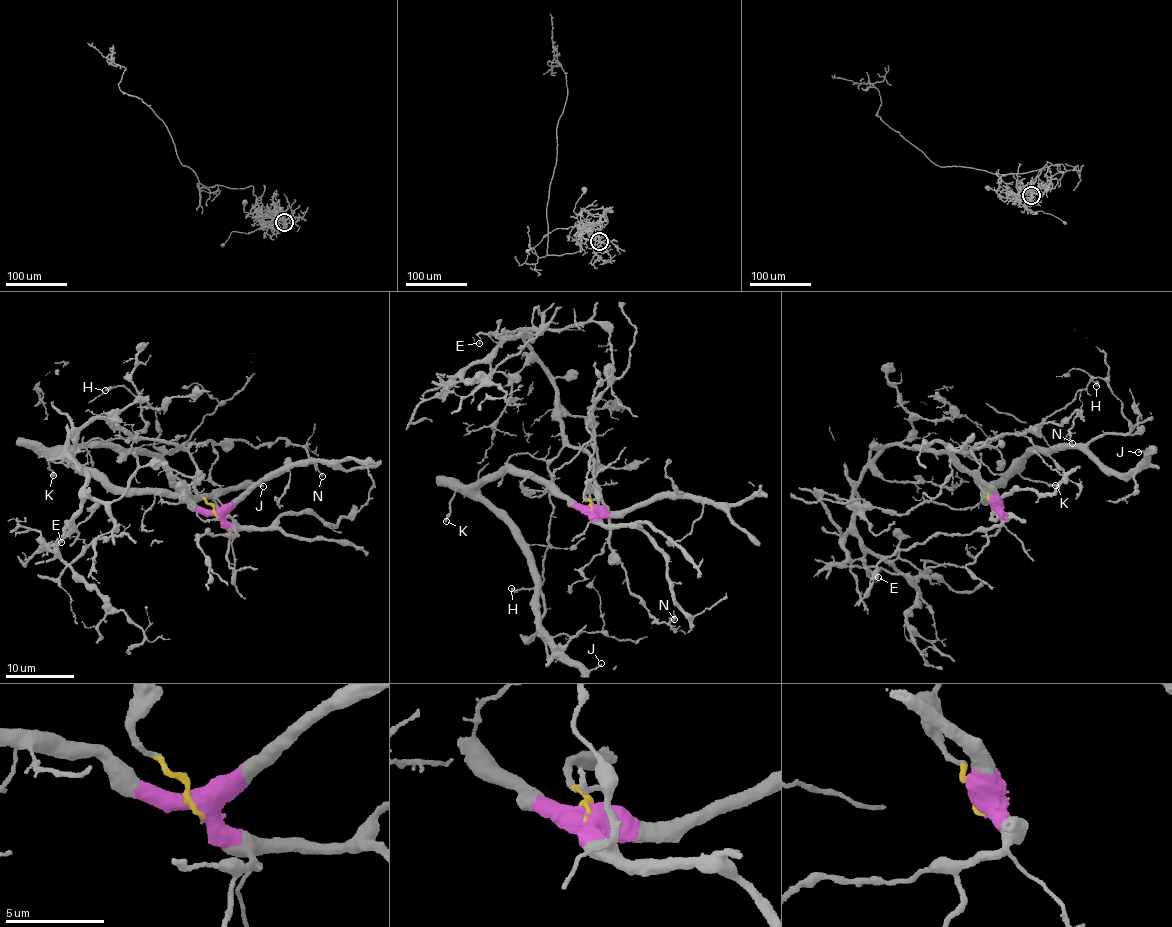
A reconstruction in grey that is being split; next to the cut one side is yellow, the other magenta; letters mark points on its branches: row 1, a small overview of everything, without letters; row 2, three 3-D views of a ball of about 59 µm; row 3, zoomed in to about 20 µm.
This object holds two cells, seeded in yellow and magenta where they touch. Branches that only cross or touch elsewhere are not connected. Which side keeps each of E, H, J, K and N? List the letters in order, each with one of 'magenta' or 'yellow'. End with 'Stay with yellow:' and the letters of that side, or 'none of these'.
E: yellow
H: yellow
J: magenta
K: magenta
N: yellow
Stay with yellow: E, H, N

